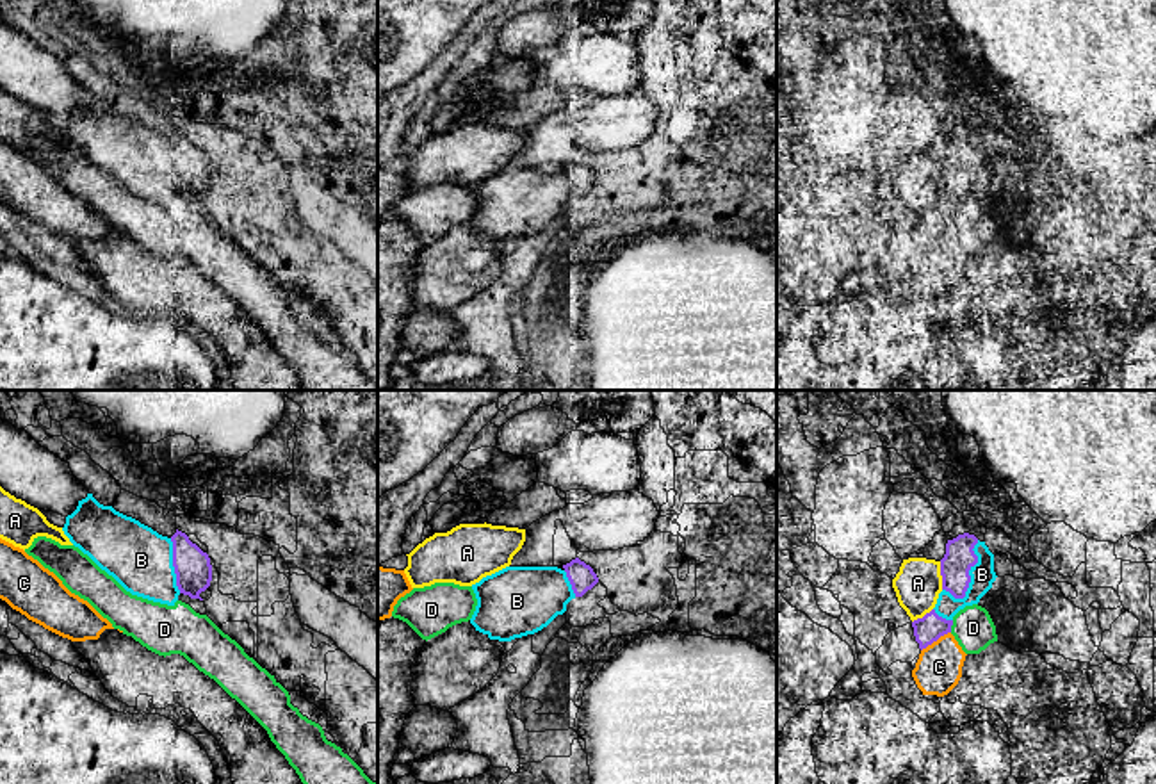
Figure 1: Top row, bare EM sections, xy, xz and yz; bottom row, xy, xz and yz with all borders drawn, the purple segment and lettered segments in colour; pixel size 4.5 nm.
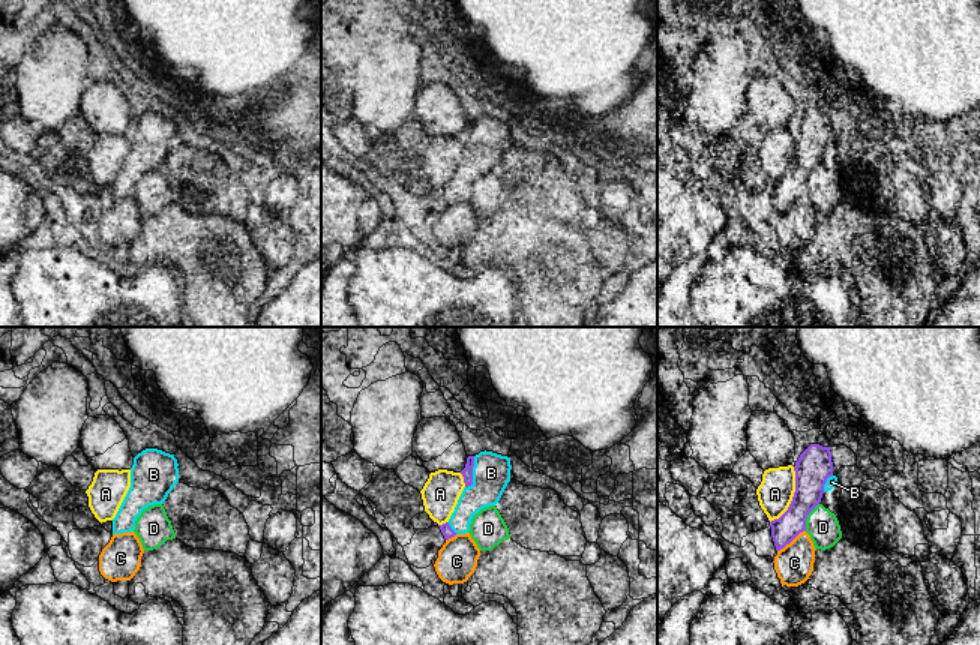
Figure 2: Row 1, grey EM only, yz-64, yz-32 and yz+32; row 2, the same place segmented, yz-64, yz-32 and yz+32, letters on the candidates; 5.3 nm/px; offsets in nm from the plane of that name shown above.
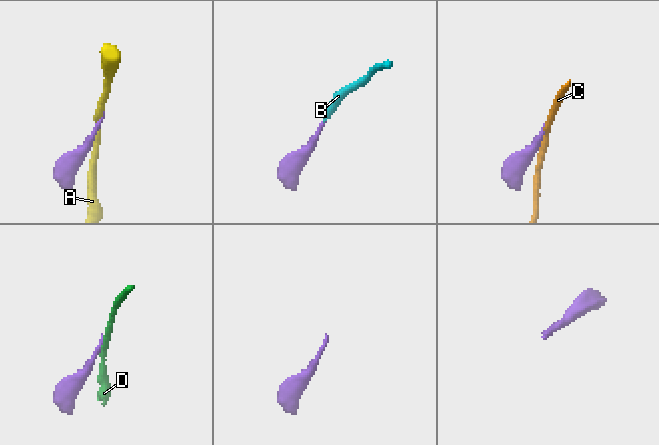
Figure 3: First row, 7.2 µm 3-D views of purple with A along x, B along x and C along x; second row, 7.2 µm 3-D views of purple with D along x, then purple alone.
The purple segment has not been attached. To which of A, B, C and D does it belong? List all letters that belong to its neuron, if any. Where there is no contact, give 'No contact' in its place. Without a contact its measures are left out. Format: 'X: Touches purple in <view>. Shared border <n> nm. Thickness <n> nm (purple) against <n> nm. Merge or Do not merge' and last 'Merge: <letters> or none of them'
A: Touches purple in yz. Shared border 130 nm. Thickness 140 nm (purple) against 200 nm. Do not merge
B: Touches purple in yz. Shared border 300 nm. Thickness 140 nm (purple) against 110 nm. Merge
C: Touches purple in yz. Shared border 160 nm. Thickness 120 nm (purple) against 200 nm. Do not merge
D: Touches purple in yz. Shared border 60 nm. Thickness 120 nm (purple) against 190 nm. Do not merge
Merge: B

